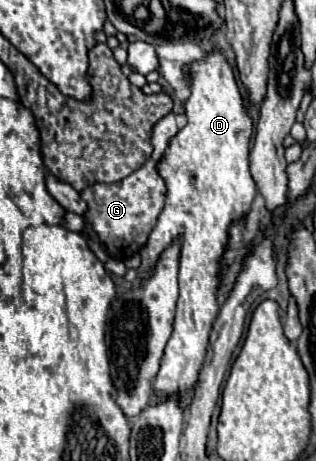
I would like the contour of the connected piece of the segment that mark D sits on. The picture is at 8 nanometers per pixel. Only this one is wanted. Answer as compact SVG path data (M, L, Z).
M212 51L202 61L196 61L192 71L192 95L186 101L188 125L170 141L170 149L158 163L160 175L166 181L166 207L160 213L158 225L150 233L146 247L140 251L140 277L146 277L160 251L172 243L172 237L184 237L174 331L166 345L162 367L154 379L154 397L158 401L176 391L192 395L192 387L204 363L212 321L220 309L218 265L222 251L226 249L228 225L250 211L256 195L256 185L248 169L252 121L246 115L232 67L222 53Z

